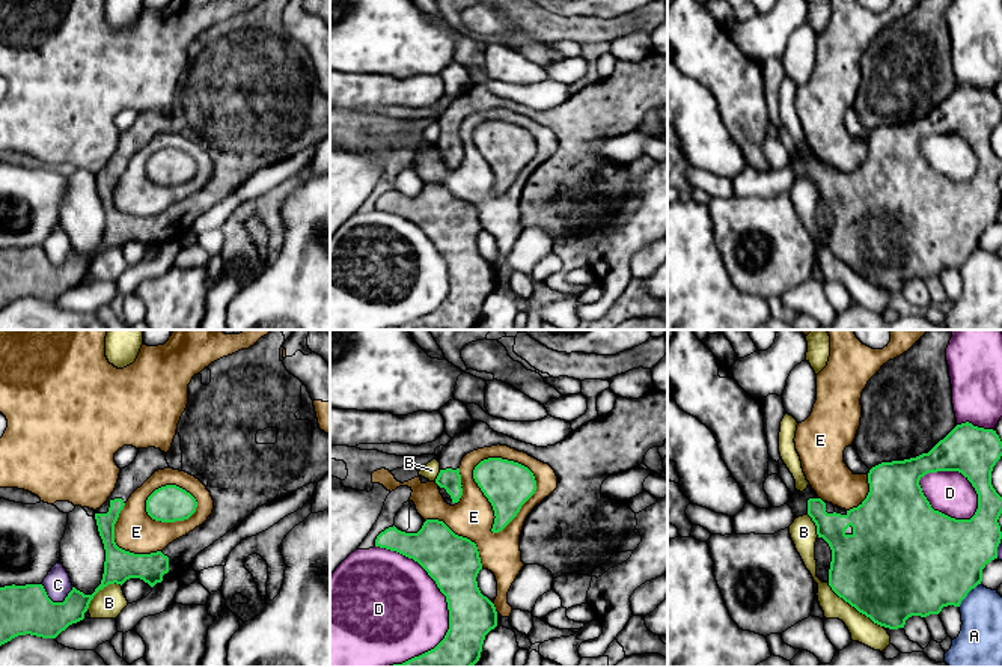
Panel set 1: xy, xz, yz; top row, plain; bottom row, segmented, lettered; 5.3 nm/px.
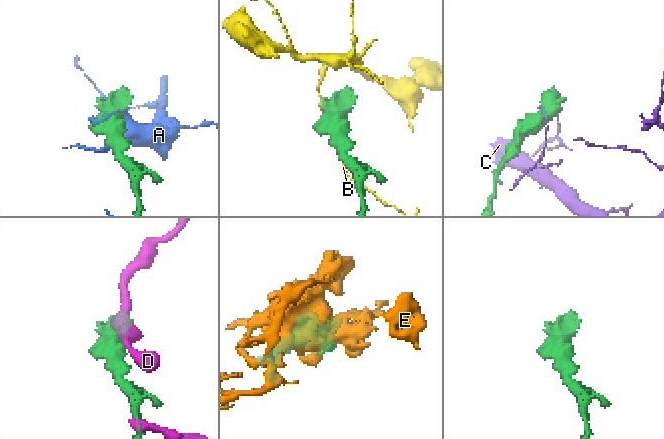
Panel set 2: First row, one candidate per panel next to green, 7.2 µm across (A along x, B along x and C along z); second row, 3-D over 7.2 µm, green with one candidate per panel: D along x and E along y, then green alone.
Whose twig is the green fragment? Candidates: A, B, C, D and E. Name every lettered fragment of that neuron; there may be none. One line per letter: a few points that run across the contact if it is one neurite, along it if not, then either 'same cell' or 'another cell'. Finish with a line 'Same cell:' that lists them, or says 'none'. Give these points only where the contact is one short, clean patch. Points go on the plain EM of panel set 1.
A: another cell
B: another cell
C: another cell
D: another cell
E: another cell
Same cell: none

